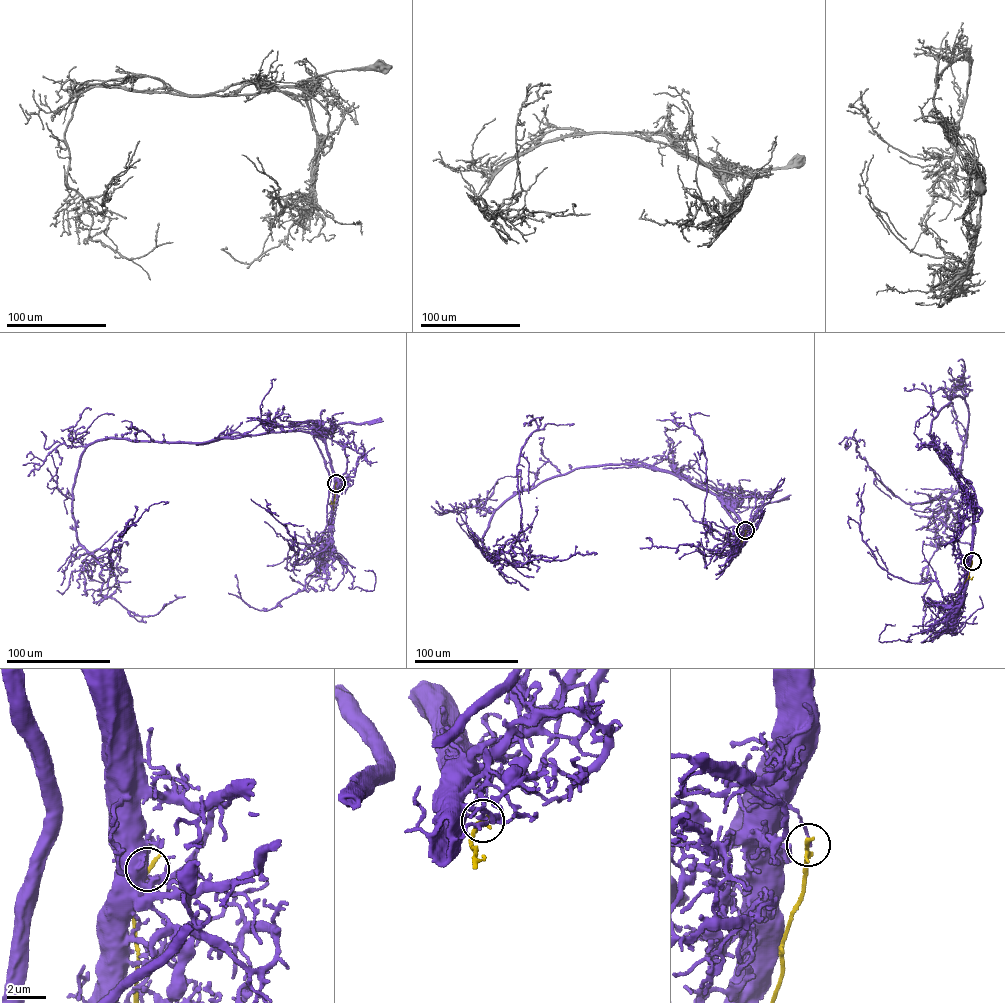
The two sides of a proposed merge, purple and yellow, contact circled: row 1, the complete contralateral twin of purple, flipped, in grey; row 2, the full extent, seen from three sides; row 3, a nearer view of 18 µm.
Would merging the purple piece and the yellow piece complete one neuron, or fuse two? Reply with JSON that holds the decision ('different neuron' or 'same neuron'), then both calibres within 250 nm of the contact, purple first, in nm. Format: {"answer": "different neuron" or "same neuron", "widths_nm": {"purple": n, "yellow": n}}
{"answer": "different neuron", "widths_nm": {"purple": 120, "yellow": 280}}

